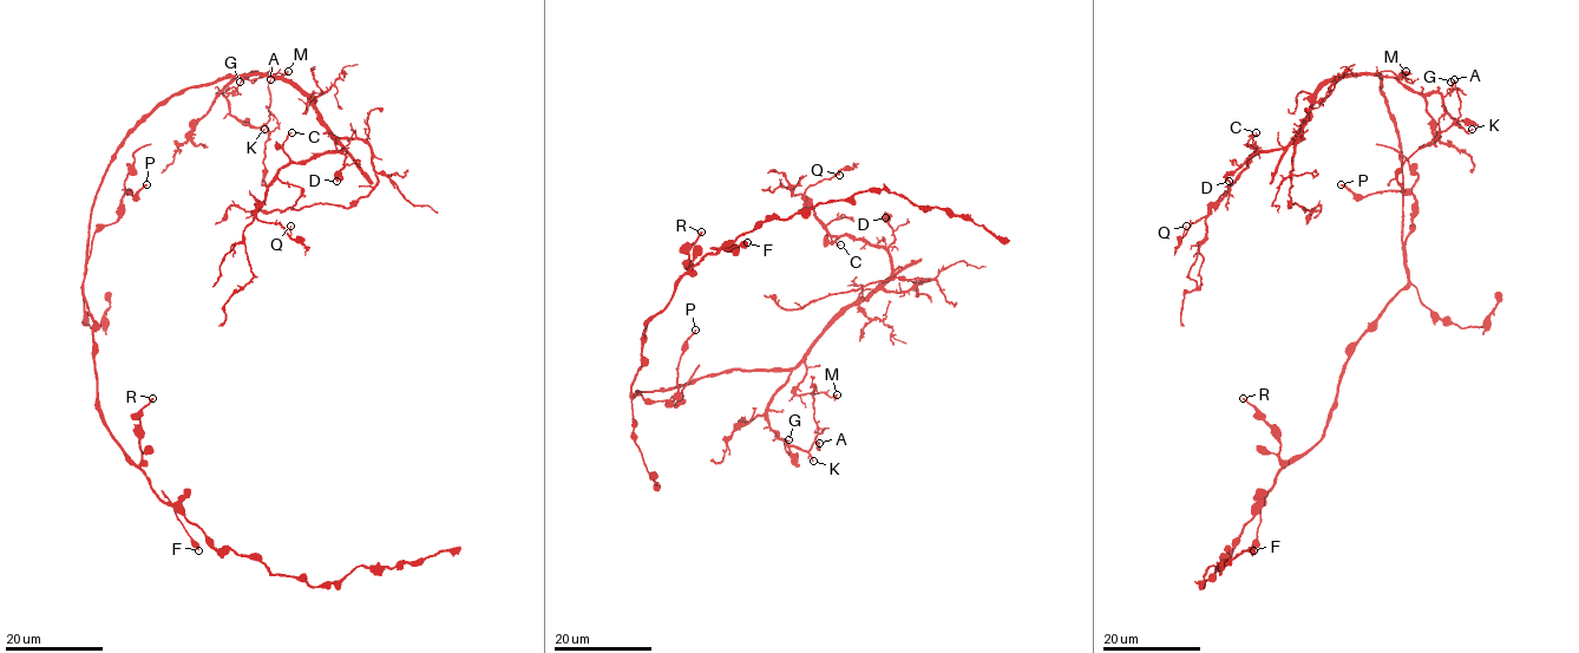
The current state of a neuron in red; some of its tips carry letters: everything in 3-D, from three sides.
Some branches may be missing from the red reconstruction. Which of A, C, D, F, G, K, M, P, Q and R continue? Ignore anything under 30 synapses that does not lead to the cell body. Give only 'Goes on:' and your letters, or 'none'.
Goes on: none

